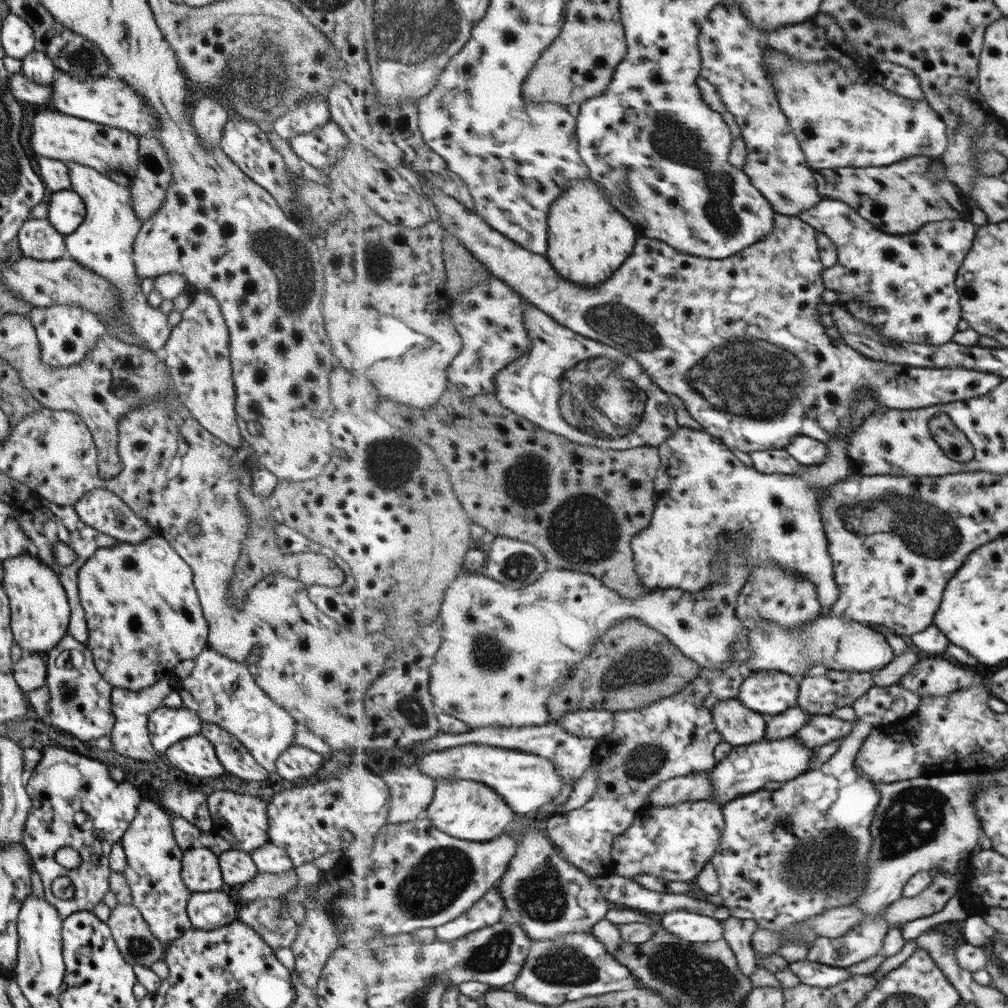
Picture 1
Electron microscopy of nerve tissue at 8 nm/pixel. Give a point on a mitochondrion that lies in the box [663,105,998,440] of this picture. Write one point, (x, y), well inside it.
(752, 379)

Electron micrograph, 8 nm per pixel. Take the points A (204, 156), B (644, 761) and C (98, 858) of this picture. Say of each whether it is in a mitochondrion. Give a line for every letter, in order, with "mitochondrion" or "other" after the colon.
A: other
B: mitochondrion
C: other

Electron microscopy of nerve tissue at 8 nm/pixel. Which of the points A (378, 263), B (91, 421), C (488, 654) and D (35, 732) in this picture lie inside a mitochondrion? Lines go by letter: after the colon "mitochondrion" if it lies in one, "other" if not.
A: mitochondrion
B: other
C: mitochondrion
D: other

